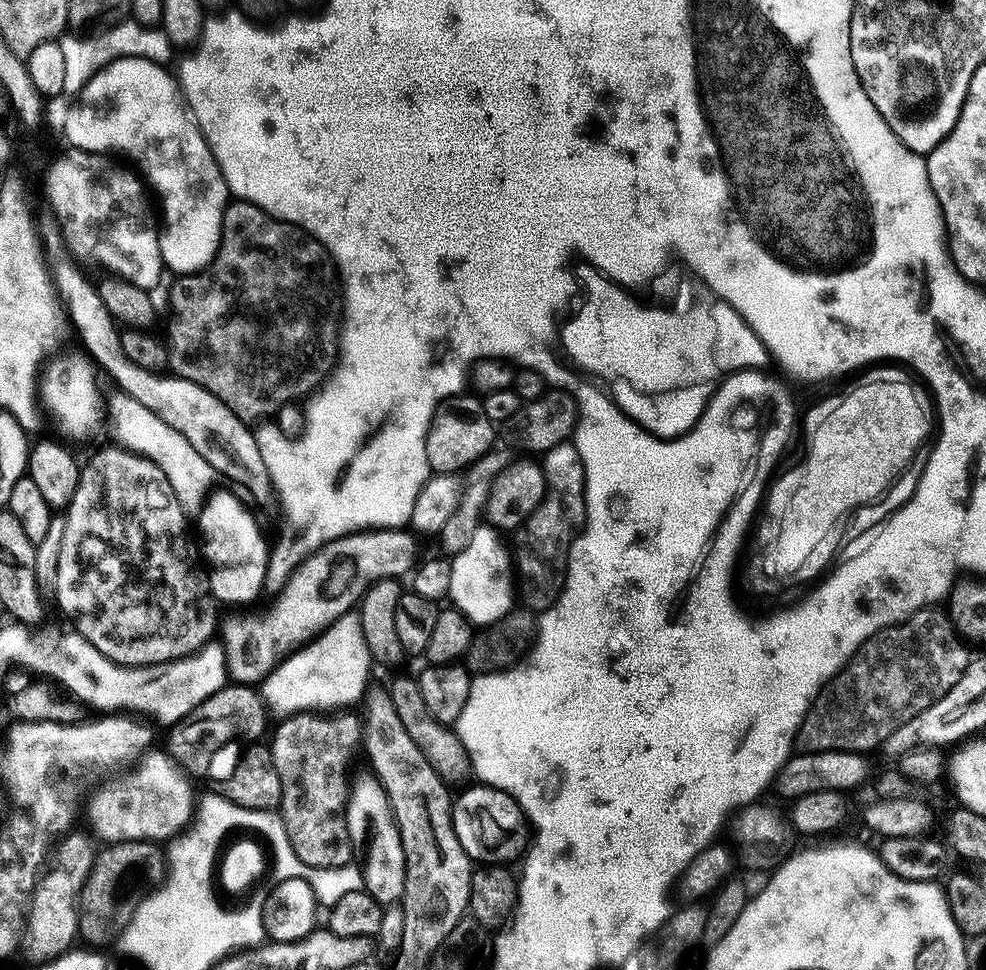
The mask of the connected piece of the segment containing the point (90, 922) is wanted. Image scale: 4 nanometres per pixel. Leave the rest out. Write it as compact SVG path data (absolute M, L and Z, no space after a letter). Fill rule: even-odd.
M120 840L116 844L109 844L101 847L95 853L92 861L92 869L90 870L86 882L80 891L80 899L78 901L78 936L82 941L85 940L85 945L100 946L104 939L108 936L108 931L112 928L112 919L116 916L116 903L120 900L120 891L123 890L127 884L136 884L143 876L148 876L151 872L163 873L166 868L166 856L163 851L160 852L155 843L147 840Z

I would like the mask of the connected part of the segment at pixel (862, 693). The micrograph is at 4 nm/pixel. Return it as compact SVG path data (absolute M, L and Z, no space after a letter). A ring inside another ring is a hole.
M936 606L920 608L919 611L902 624L897 624L891 628L883 628L881 632L869 638L867 644L860 649L858 655L849 660L844 668L829 680L828 684L813 700L810 710L804 716L804 720L800 723L800 730L796 733L795 743L806 752L859 752L868 754L871 748L876 749L883 745L883 742L890 734L894 734L894 730L898 730L898 726L902 726L906 722L910 722L910 718L914 718L914 714L922 714L922 710L926 710L926 706L930 706L938 698L942 698L950 690L950 686L954 686L954 682L958 682L958 678L962 678L964 666L966 663L966 655L964 656L965 641L961 640L956 634L956 629L949 617L940 613L941 609Z

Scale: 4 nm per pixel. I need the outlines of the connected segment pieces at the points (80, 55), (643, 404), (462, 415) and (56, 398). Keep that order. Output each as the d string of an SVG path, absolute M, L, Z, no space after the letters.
M125 18L112 27L103 29L99 34L94 34L90 40L79 40L76 36L64 34L59 37L58 43L62 46L62 54L66 58L66 82L63 95L75 97L84 89L86 81L92 79L95 72L102 72L109 64L126 58L138 58L141 62L153 60L156 64L167 65L168 59L174 53L174 45L170 38L159 27L148 28L137 20Z
M716 302L716 344L712 344L712 352L716 352L716 372L712 376L704 376L704 380L692 380L692 384L672 384L672 388L640 388L640 384L632 384L628 376L604 376L612 388L616 388L616 396L620 396L620 404L632 412L632 416L640 416L648 431L676 432L681 435L680 428L688 432L688 424L696 424L700 415L708 407L713 392L717 391L718 382L731 377L729 368L720 368L720 312L724 312L724 303Z
M457 394L436 407L426 433L426 454L429 469L436 474L456 474L459 468L480 460L496 440L497 425L484 412L483 403L475 395Z
M79 355L56 356L43 365L38 380L38 400L43 411L45 408L52 415L62 435L84 440L99 430L104 420L104 408L100 405L100 392L96 389L96 376L92 373L93 361L87 355Z

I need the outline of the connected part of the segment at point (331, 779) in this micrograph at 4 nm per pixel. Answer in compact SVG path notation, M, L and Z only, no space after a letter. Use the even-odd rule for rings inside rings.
M297 714L283 719L276 733L270 739L274 770L278 770L278 778L282 782L282 794L278 805L278 813L284 820L286 834L294 853L312 868L327 870L353 863L354 845L348 820L344 809L350 791L350 775L348 776L348 758L352 754L352 743L357 743L361 735L361 723L352 716L332 716L336 714Z

